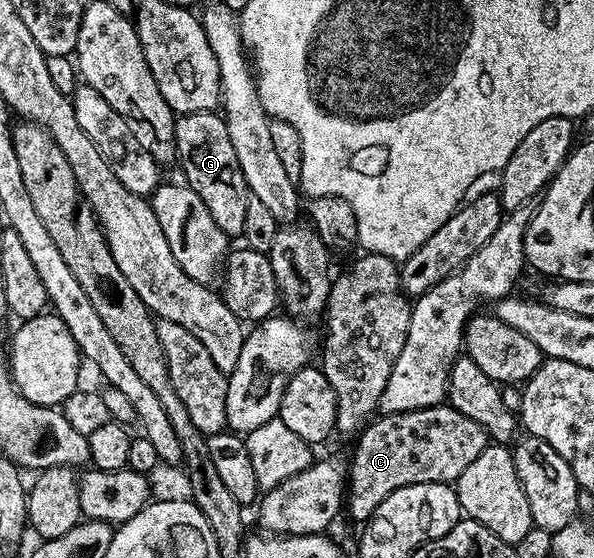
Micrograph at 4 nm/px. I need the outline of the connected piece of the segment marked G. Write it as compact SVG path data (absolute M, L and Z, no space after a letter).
M200 111L184 114L174 123L174 156L176 165L182 168L185 184L208 207L216 227L224 235L237 239L246 229L246 216L252 206L252 194L240 171L240 159L236 159L236 147L232 147L232 135L228 135L226 118L218 111Z

